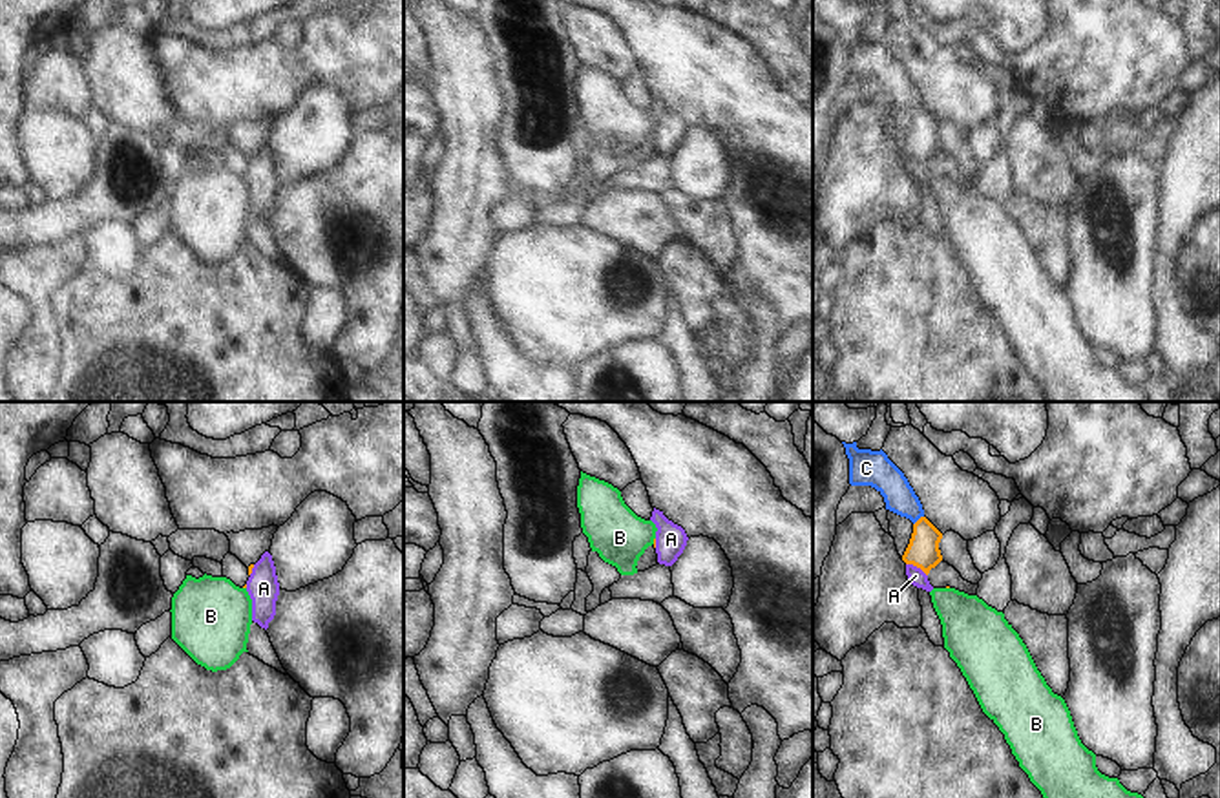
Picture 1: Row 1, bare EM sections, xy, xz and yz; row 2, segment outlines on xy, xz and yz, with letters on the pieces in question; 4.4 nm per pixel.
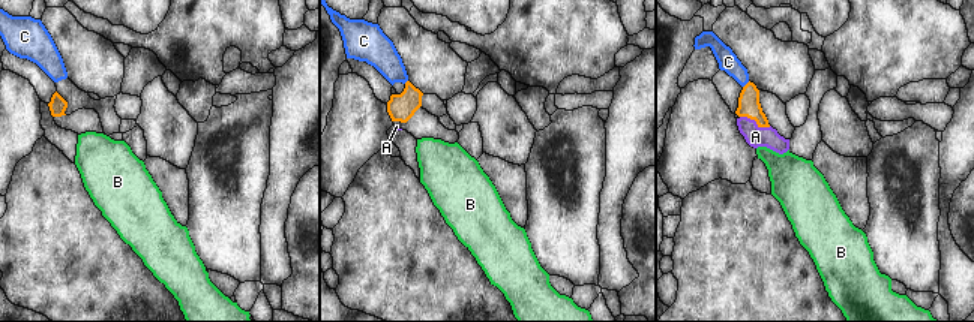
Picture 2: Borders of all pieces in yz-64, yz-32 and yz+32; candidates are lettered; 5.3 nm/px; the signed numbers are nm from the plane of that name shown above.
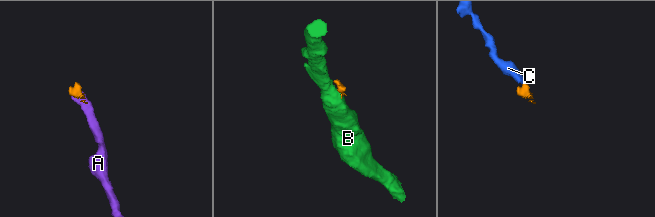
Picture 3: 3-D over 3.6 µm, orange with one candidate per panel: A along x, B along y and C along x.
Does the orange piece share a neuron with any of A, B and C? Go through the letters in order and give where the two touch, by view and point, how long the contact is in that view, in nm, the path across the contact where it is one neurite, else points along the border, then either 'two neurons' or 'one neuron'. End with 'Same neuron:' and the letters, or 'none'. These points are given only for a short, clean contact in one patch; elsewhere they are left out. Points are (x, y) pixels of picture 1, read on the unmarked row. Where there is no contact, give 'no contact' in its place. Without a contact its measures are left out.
A: meets orange in yz at (917, 157); contact 110 nm long; runs through yz (923, 141), (917, 157), (915, 167); one neuron
B: meets orange in xz at (654, 132); contact 30 nm long; border along xz (654, 128), (652, 134); two neurons
C: meets orange in yz at (917, 112); contact 60 nm long; runs through yz (923, 141), (917, 112), (899, 88); one neuron
Same neuron: A, C

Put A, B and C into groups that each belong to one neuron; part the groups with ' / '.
A C / B

